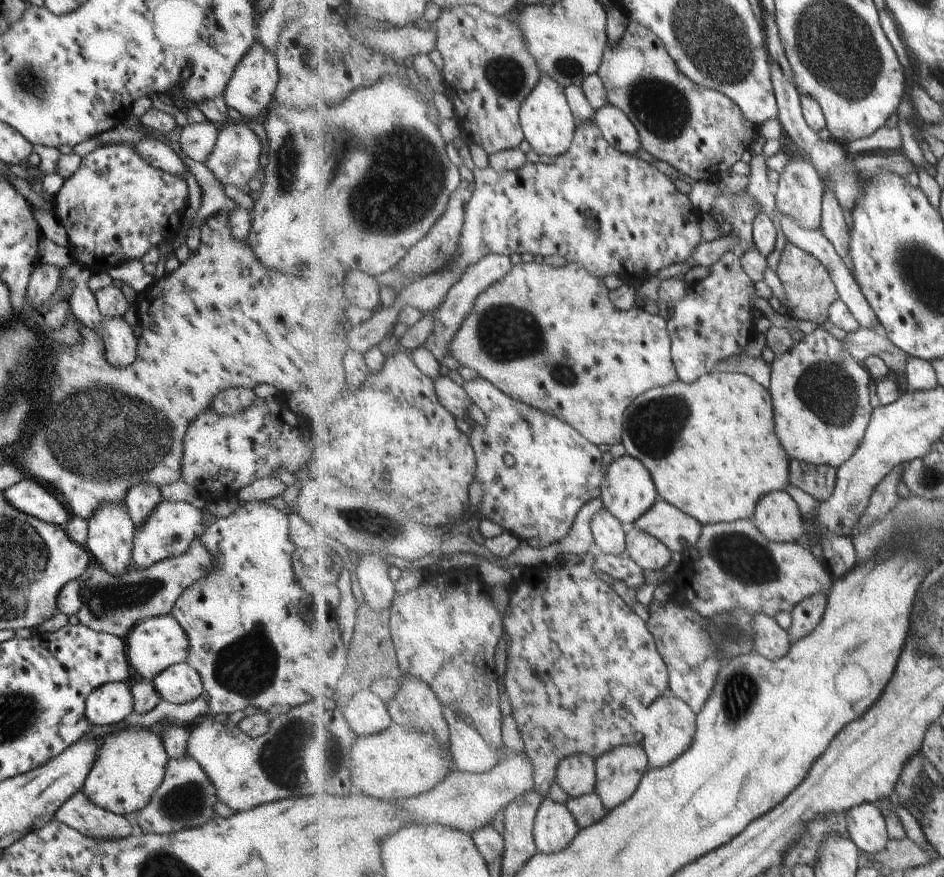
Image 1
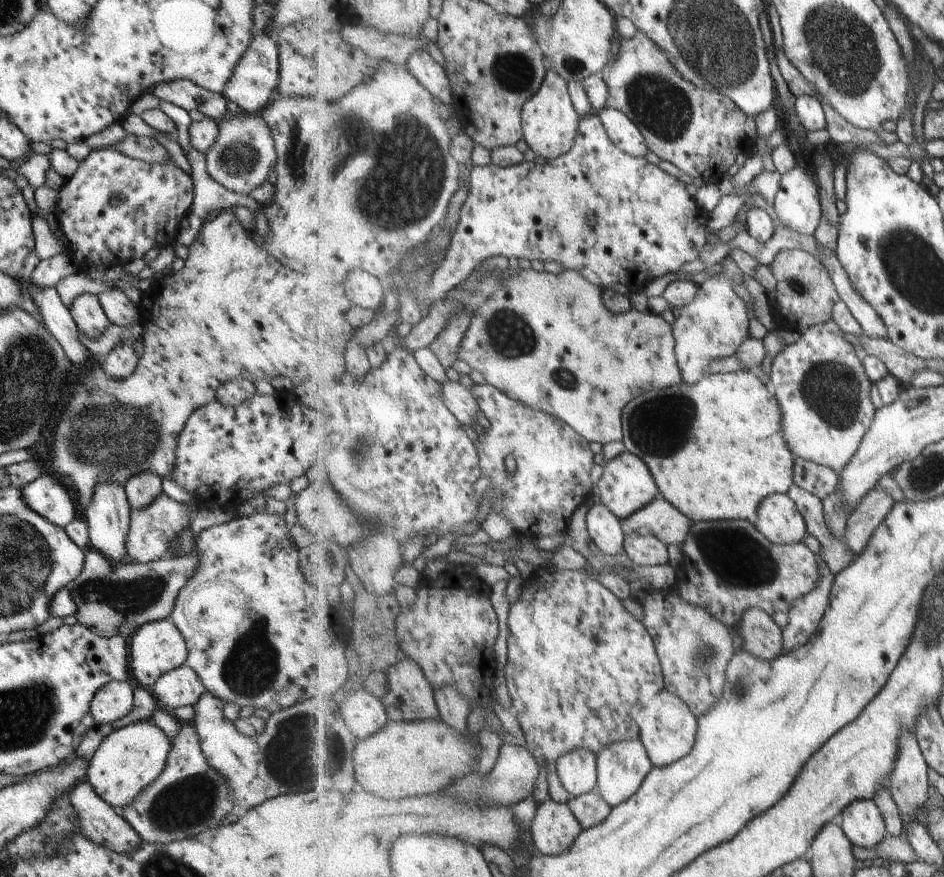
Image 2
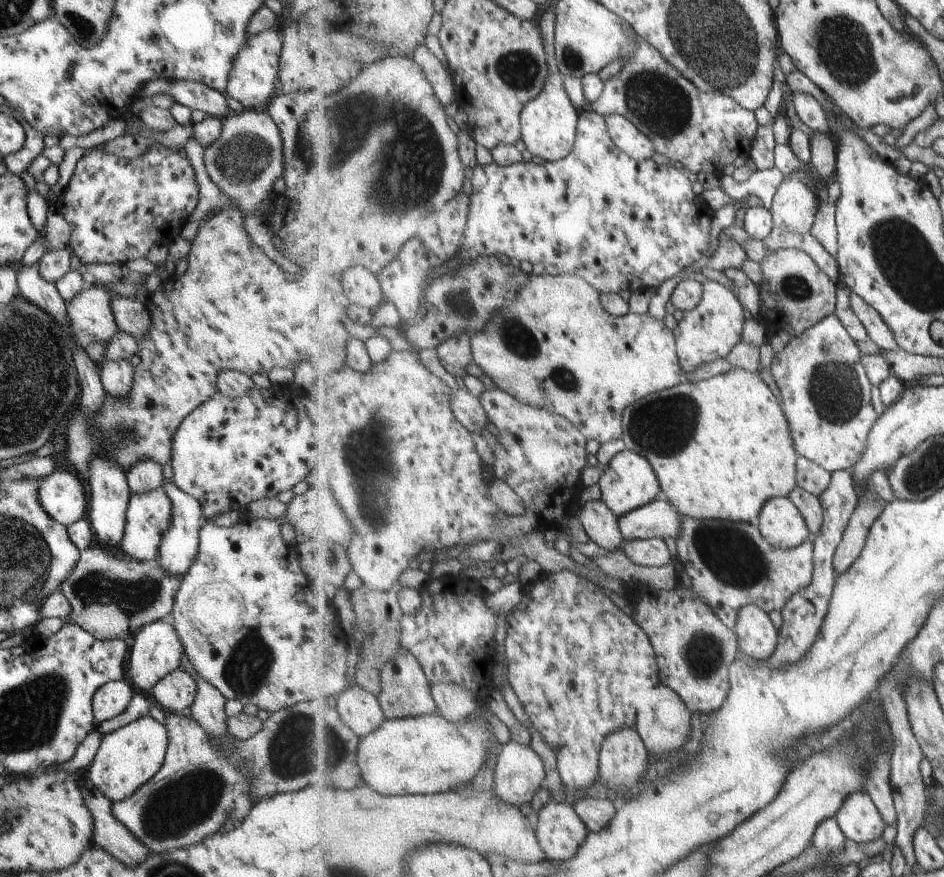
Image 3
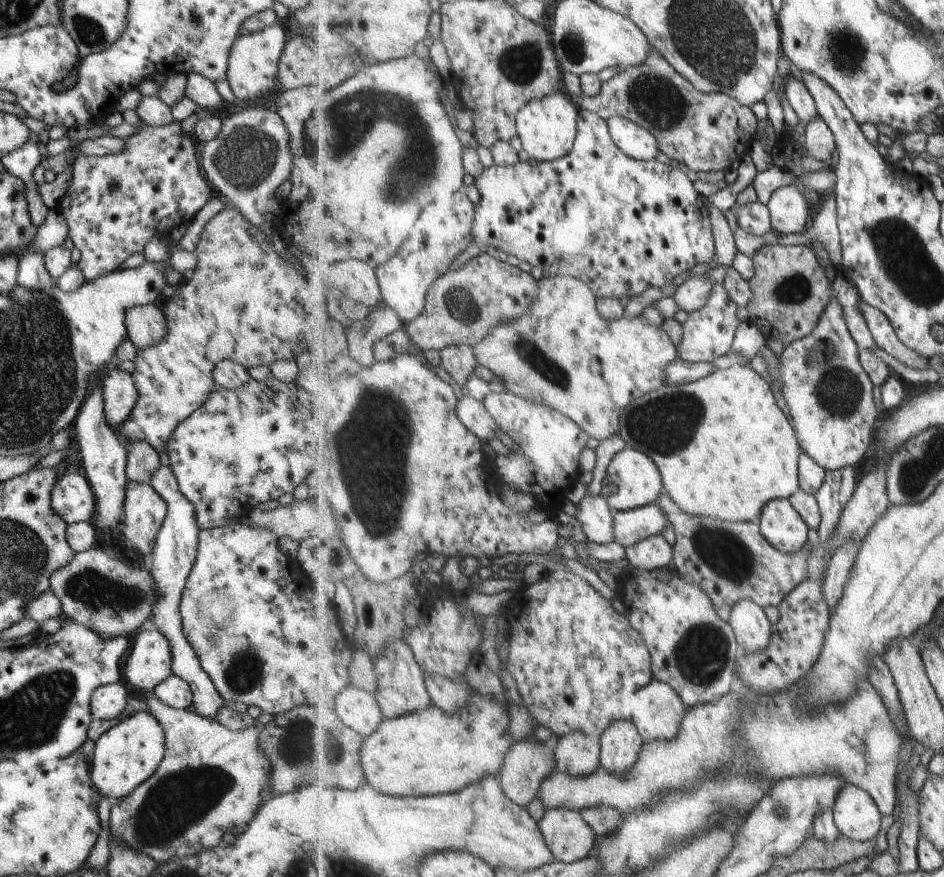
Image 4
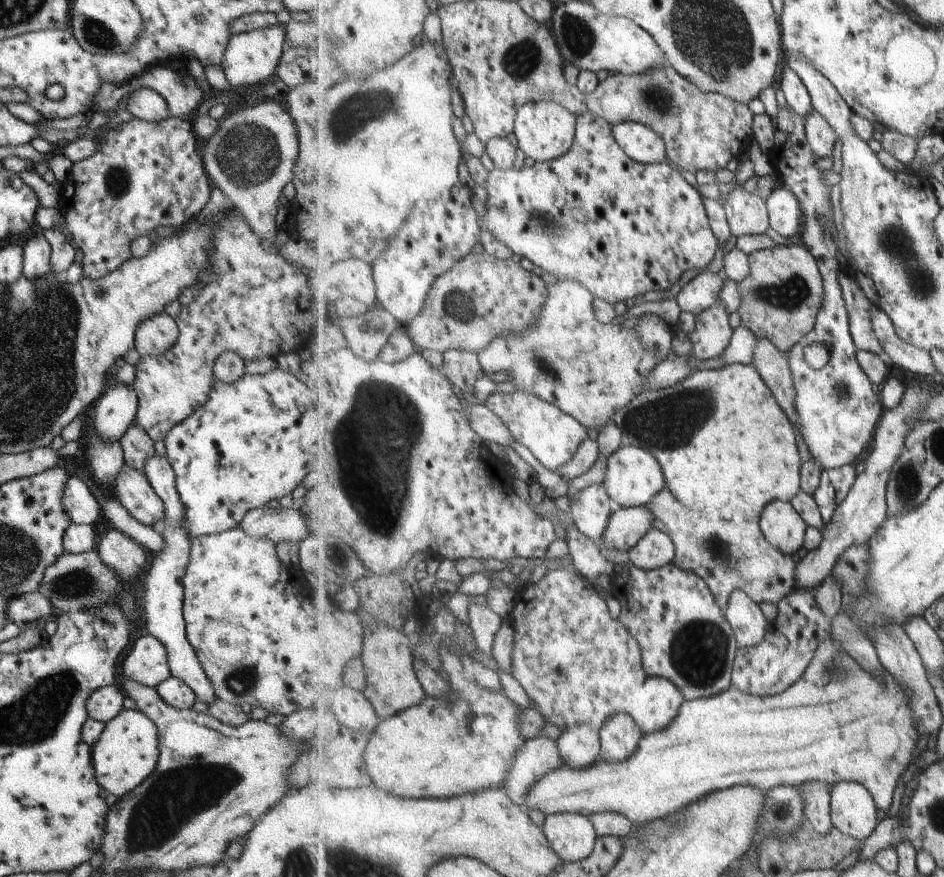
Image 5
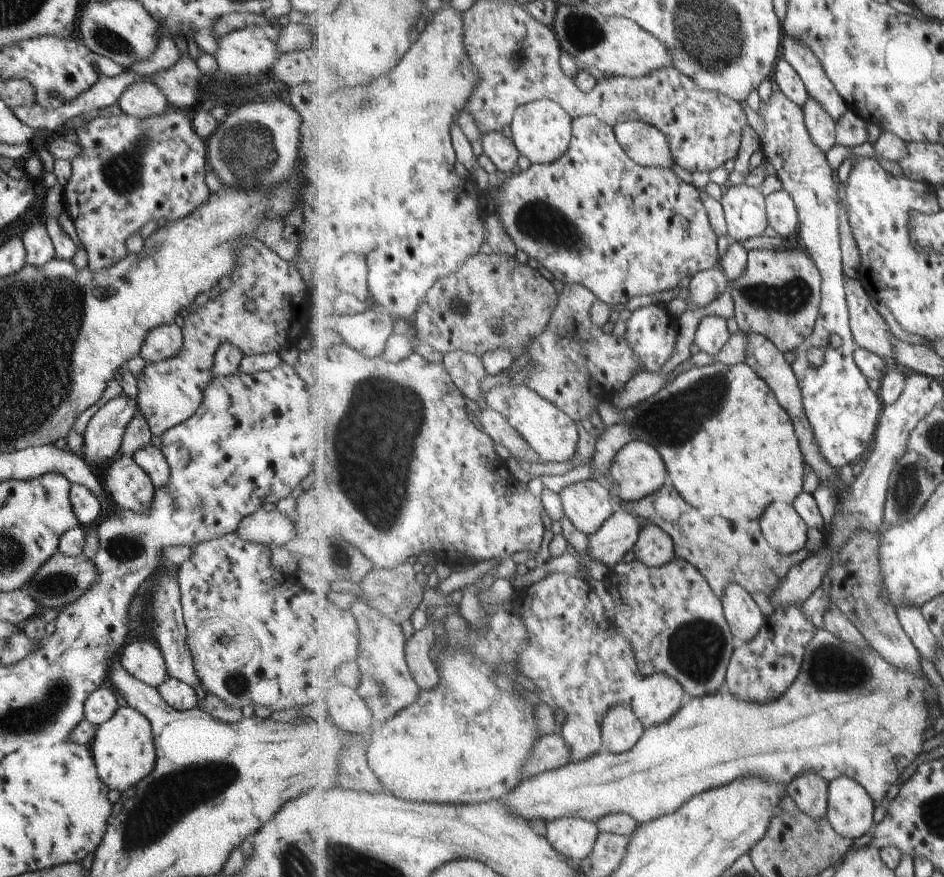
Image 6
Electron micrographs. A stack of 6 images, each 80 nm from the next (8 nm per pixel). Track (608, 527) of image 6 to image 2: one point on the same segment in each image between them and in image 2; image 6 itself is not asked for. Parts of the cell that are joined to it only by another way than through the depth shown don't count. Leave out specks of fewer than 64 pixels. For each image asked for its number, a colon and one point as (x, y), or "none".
2: (661, 519)
3: (660, 518)
4: (633, 526)
5: (627, 525)

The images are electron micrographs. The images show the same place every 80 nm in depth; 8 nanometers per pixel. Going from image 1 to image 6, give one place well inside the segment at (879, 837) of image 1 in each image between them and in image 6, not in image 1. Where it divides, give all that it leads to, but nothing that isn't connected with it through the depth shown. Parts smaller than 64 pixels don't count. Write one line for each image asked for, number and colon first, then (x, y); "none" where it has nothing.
2: (863, 822)
3: (860, 819)
4: (856, 814)
5: (854, 812)
6: (851, 808)

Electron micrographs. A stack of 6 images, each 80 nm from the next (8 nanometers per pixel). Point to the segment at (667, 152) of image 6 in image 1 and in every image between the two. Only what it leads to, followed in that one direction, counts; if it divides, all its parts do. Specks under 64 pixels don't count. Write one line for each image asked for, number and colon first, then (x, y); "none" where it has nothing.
1: (617, 128)
2: (623, 131)
3: (626, 136)
4: (639, 143)
5: (643, 143)

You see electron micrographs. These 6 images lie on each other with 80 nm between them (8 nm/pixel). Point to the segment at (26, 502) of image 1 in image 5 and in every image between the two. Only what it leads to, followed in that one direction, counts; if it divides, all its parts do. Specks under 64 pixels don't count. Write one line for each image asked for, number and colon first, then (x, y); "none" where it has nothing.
2: (53, 500)
3: (63, 496)
4: (71, 499)
5: (80, 505)

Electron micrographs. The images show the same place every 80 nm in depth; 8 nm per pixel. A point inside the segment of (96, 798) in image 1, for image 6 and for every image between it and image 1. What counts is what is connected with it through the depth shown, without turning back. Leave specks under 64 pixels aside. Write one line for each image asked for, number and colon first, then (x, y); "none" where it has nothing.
2: (126, 760)
3: (126, 758)
4: (127, 754)
5: (126, 750)
6: (122, 748)

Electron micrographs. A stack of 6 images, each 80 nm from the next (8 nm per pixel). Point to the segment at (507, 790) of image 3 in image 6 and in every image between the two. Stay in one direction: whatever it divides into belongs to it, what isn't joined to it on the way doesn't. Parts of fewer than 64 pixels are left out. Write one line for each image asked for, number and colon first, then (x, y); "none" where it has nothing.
4: (529, 763)
5: (541, 755)
6: (551, 752)

